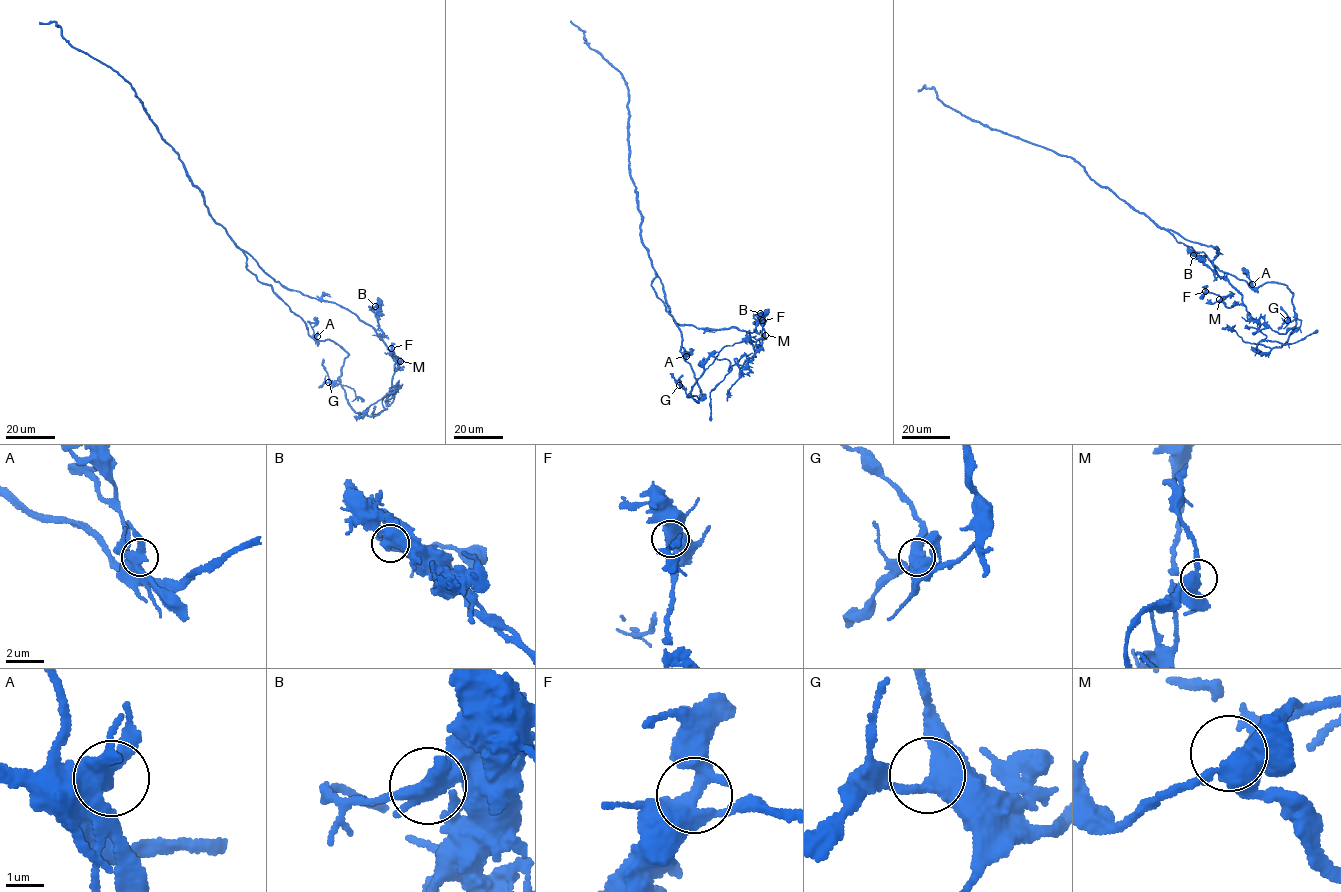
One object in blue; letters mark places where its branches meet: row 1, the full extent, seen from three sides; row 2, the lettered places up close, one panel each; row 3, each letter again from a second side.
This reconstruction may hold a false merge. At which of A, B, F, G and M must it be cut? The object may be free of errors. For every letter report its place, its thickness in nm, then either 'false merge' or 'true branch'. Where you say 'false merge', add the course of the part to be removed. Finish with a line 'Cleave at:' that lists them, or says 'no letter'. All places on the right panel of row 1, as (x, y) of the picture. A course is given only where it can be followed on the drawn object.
A: (1252, 284) | 400 nm | true branch
B: (1193, 255) | 360 nm | false merge | (1193, 255), (1203, 258), (1216, 278), (1213, 281)
F: (1205, 291) | 400 nm | true branch
G: (1287, 320) | 360 nm | true branch
M: (1219, 299) | 460 nm | true branch
Cleave at: B

